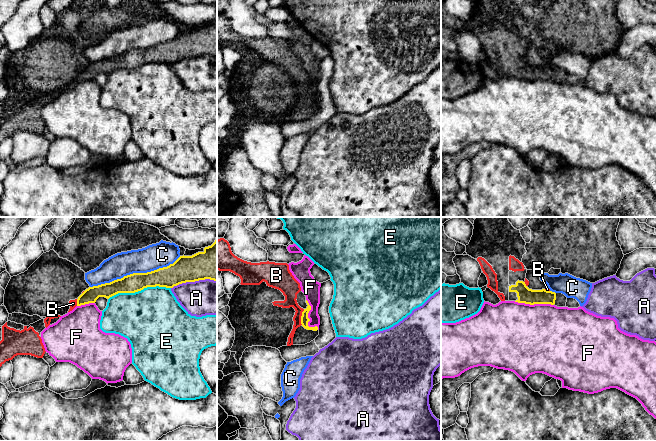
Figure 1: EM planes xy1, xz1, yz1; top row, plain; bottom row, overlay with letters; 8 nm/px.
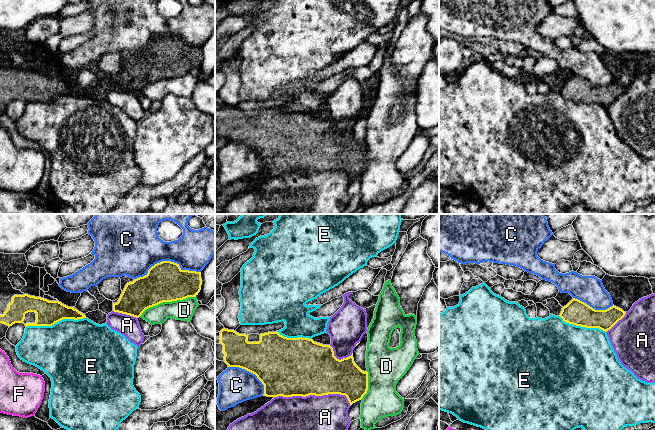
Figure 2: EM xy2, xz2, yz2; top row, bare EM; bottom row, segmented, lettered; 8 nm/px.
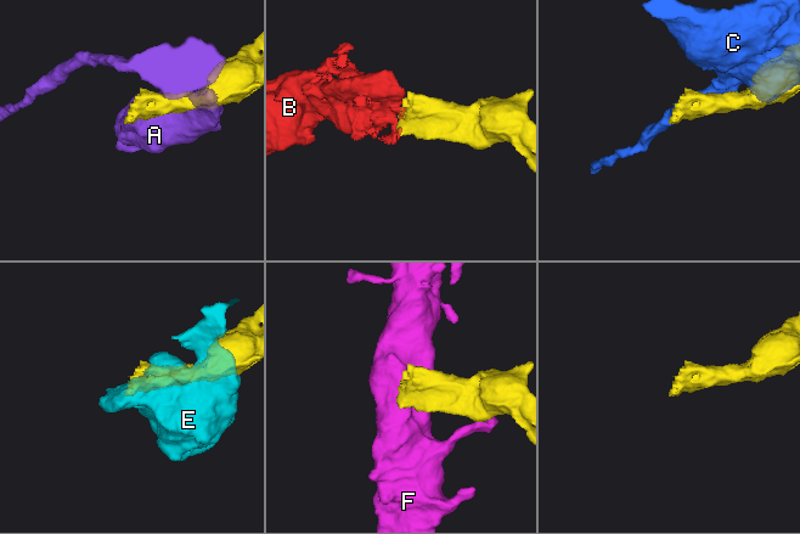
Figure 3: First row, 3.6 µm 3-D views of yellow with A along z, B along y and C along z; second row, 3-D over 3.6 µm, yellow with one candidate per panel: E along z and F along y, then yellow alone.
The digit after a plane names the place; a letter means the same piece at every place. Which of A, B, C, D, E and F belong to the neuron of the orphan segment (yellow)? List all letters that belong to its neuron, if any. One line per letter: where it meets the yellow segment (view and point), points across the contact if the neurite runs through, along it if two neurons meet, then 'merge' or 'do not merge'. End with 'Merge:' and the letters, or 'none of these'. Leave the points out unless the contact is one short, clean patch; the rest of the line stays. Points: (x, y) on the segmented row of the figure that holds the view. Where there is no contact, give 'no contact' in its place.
A: xz2 (314, 394) | do not merge
B: xz1 (301, 317) | merge
C: xy1 (135, 273) | do not merge
D: xy2 (166, 301) | do not merge
E: xy1 (139, 290) | do not merge
F: yz1 (534, 303) | along yz1 (514, 301), (553, 305) | do not merge
Merge: B

